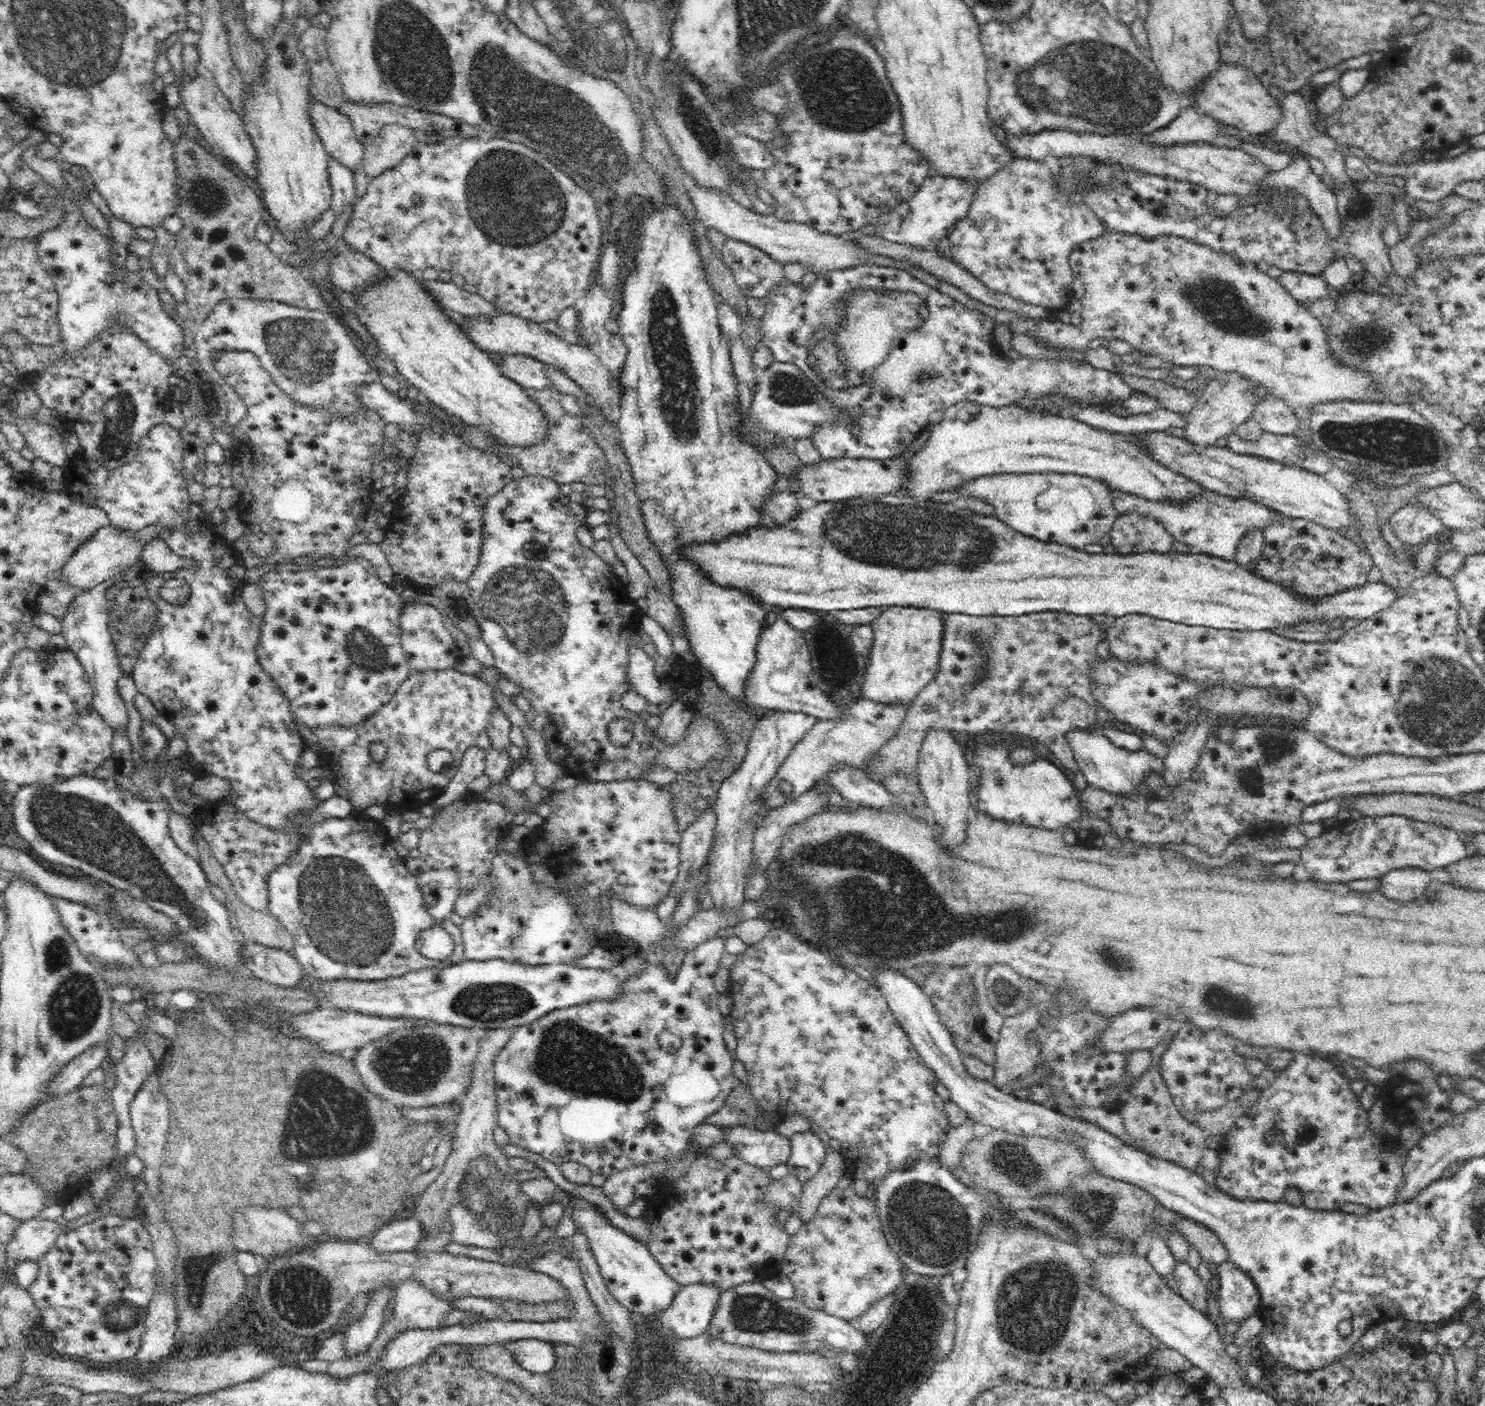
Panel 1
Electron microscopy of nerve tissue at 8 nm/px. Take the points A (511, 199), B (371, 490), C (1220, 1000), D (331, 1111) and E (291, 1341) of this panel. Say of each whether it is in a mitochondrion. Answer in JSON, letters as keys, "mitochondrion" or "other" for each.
{"A":"mitochondrion","B":"other","C":"mitochondrion","D":"mitochondrion","E":"mitochondrion"}

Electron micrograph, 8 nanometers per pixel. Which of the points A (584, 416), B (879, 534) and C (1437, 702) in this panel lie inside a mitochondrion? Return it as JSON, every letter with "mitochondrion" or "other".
{"A":"other","B":"mitochondrion","C":"mitochondrion"}

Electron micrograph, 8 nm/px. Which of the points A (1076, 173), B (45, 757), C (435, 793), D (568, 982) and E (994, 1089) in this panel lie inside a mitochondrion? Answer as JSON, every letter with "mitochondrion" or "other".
{"A":"mitochondrion","B":"other","C":"other","D":"other","E":"other"}

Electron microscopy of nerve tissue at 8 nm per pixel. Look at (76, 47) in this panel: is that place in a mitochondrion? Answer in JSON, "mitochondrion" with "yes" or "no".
{"mitochondrion":"yes"}

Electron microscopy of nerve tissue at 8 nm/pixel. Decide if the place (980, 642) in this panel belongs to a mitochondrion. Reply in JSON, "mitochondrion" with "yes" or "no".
{"mitochondrion":"yes"}

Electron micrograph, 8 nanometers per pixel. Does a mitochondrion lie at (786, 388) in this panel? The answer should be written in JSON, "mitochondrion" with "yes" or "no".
{"mitochondrion":"yes"}

